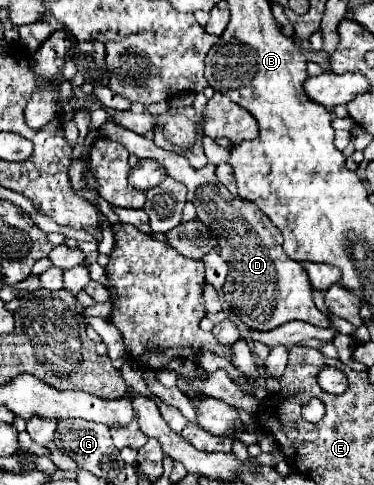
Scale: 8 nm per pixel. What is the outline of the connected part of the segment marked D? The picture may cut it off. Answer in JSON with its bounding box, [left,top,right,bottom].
[100,122,330,332]

